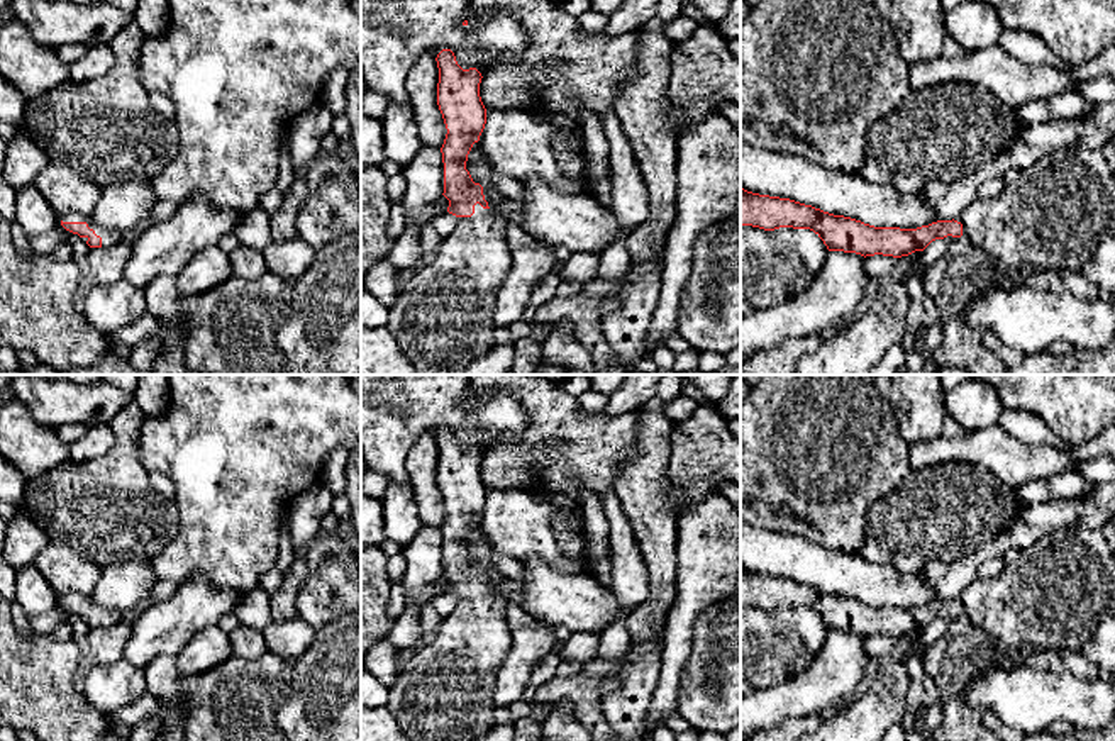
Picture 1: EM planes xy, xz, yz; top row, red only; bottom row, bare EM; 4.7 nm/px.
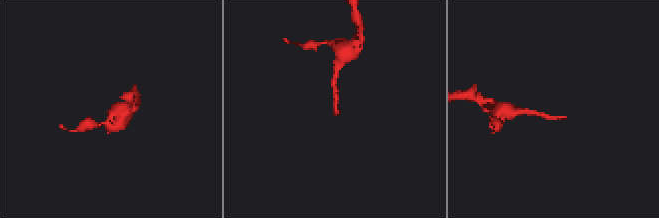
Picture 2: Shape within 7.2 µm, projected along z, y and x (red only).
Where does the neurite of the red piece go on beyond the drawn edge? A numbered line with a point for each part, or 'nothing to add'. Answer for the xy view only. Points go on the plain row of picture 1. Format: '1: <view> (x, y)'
1: xy (109, 618)

